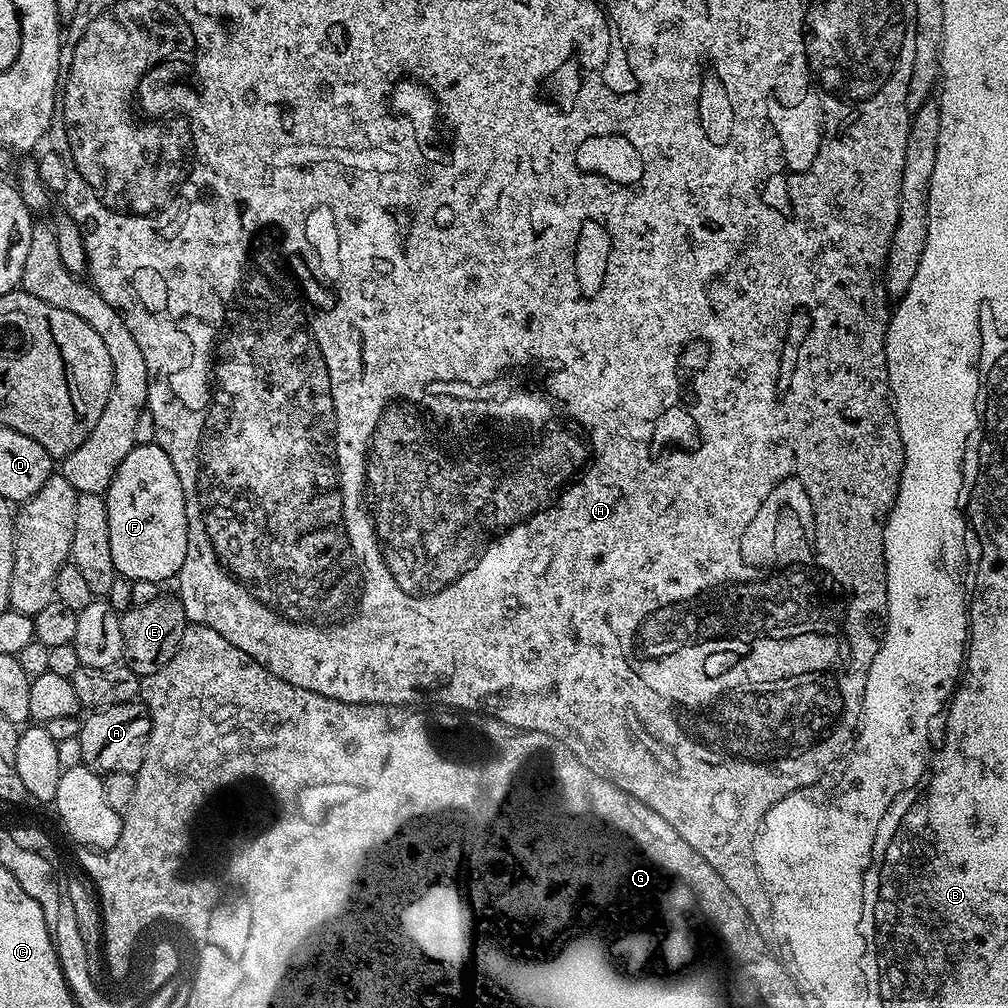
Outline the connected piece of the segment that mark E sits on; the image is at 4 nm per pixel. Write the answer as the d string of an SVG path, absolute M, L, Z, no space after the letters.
M161 594L151 602L129 608L120 618L124 647L123 663L140 678L148 676L154 670L162 670L162 666L166 666L166 662L174 658L182 642L182 634L188 629L189 623L182 602L175 595Z

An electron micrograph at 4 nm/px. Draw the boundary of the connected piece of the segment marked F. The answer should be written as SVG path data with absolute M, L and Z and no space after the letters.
M154 442L137 444L122 458L122 466L114 474L106 493L108 521L110 522L110 555L114 558L117 573L125 580L141 580L160 584L171 578L179 577L182 562L186 562L188 545L188 519L186 502L182 494L182 482L174 470L174 462L166 458L166 450Z

